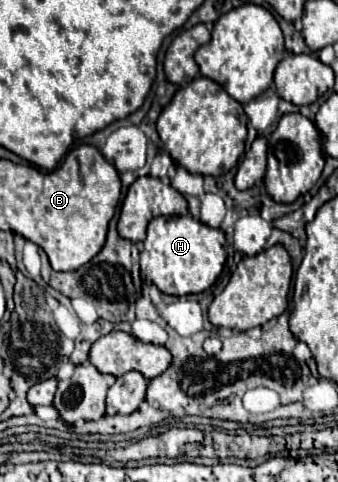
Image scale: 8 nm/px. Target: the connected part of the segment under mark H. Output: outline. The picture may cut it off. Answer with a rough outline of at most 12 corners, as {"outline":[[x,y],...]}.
{"outline":[[192,216],[148,224],[140,268],[186,296],[220,276],[228,244]]}

